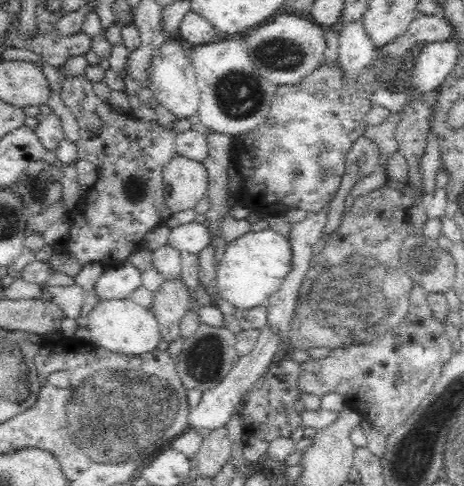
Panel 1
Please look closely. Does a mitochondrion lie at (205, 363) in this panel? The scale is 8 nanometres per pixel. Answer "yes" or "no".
yes

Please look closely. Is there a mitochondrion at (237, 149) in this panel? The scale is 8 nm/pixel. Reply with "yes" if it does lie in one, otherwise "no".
no

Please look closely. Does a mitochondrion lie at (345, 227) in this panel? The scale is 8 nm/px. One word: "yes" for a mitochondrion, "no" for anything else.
no

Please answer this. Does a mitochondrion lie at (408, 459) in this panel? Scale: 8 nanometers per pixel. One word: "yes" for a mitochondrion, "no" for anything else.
yes

